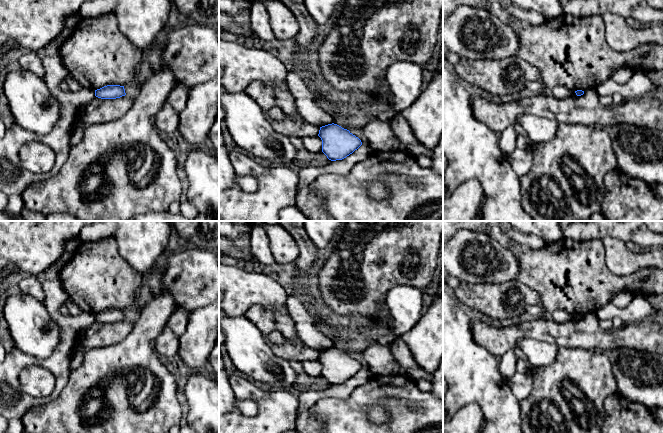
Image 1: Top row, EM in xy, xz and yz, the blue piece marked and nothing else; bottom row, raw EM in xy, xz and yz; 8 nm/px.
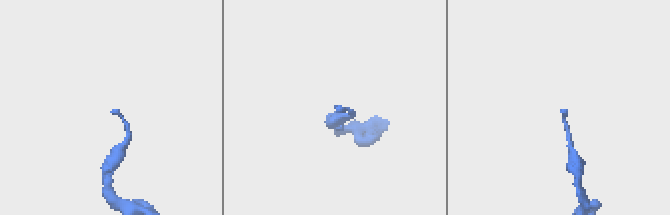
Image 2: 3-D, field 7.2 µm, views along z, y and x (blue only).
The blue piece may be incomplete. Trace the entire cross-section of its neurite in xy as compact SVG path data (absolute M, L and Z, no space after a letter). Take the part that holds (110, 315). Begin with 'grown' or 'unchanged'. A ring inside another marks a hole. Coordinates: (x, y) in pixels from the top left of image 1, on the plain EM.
unchanged | M107 309L95 314L95 320L101 323L116 323L125 320L124 310Z

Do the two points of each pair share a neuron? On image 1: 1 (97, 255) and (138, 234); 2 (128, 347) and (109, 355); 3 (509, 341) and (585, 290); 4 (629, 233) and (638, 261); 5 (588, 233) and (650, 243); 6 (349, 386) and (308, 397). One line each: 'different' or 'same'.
1: different
2: same
3: different
4: different
5: same
6: same

